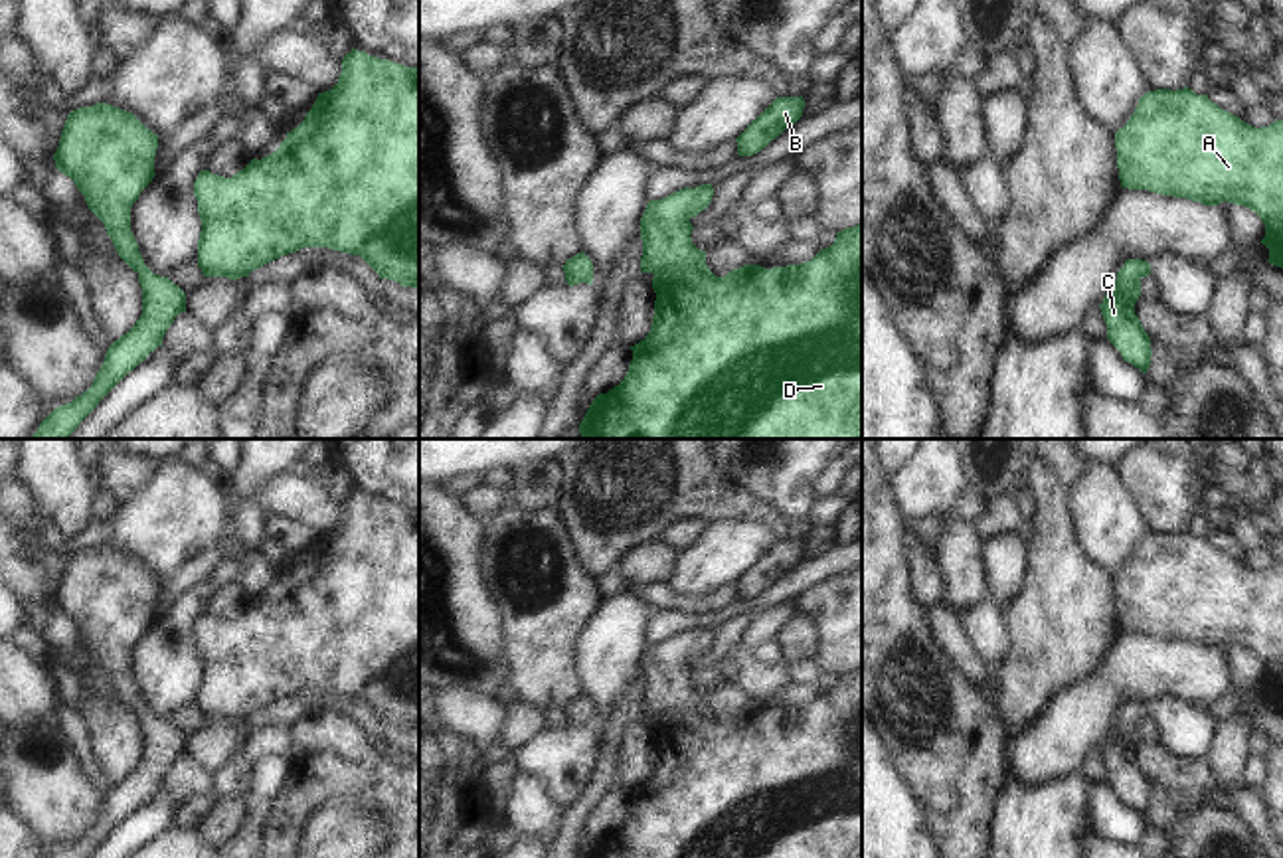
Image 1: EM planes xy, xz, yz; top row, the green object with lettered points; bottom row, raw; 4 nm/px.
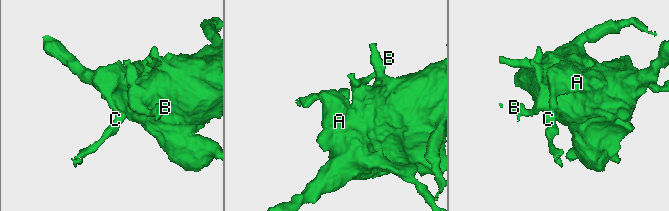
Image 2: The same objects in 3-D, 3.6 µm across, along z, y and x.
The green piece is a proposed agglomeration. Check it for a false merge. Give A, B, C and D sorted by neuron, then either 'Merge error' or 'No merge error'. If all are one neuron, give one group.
Groups: A B C D. No merge error

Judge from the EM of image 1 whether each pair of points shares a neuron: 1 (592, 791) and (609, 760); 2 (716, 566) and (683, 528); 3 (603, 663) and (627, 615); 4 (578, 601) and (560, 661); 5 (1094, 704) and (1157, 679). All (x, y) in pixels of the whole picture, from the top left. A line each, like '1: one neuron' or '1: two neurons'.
1: one neuron
2: two neurons
3: one neuron
4: one neuron
5: one neuron

